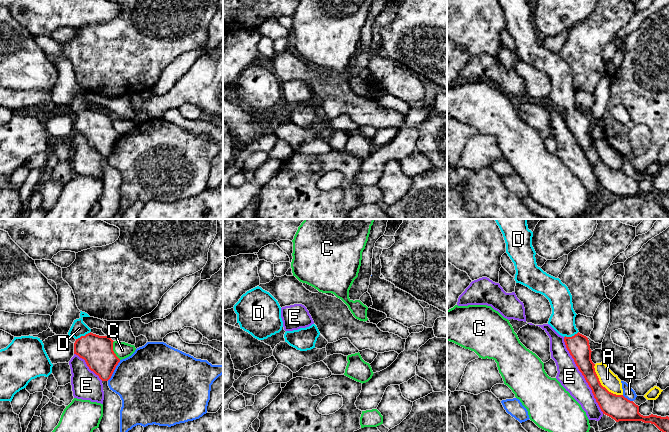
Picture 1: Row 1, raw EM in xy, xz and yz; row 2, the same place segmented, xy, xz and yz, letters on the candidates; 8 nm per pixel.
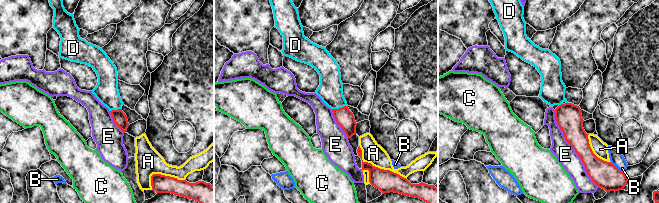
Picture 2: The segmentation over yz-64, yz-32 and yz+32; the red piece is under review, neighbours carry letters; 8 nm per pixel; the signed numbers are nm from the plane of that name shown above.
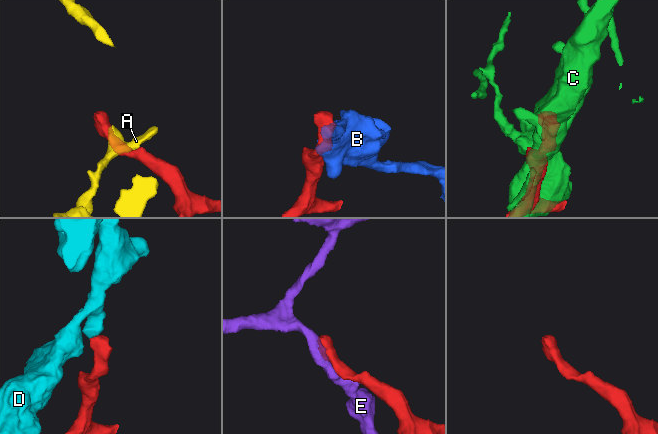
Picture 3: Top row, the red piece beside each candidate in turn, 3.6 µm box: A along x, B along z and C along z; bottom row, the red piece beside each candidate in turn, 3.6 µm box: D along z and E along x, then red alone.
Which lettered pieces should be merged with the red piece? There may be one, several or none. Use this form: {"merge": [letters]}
{"merge": ["D"]}

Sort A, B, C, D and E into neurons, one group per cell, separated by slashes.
A / B / C / D / E

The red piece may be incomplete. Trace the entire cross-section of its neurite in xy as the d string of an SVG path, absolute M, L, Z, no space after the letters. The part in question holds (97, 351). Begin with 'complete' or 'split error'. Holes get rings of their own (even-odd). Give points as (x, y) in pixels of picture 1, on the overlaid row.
split error | M80 311L80 318L74 320L68 335L76 339L74 354L84 359L87 366L102 381L108 381L120 359L113 351L113 340L108 336L93 334L91 329L83 322L83 317L90 317Z

